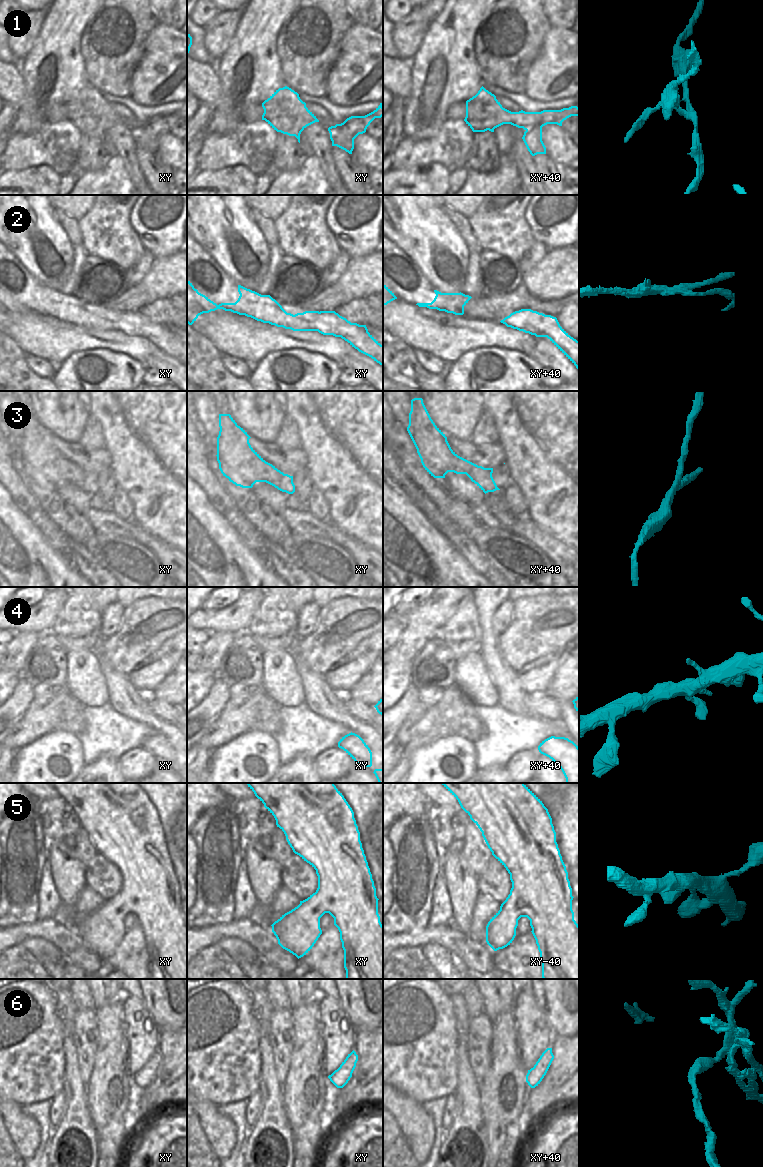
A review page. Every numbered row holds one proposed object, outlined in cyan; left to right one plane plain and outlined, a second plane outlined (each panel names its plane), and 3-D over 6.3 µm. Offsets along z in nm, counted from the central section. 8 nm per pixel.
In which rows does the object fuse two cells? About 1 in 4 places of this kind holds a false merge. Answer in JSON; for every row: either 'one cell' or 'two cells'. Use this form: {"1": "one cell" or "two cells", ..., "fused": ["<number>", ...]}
{"1": "two cells", "2": "two cells", "3": "one cell", "4": "one cell", "5": "one cell", "6": "two cells", "fused": ["1", "2", "6"]}

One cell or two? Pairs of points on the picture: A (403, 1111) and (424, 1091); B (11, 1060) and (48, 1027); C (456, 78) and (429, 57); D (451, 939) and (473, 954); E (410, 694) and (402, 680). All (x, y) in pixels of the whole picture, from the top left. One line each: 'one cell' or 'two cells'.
A: two cells
B: one cell
C: one cell
D: one cell
E: two cells

